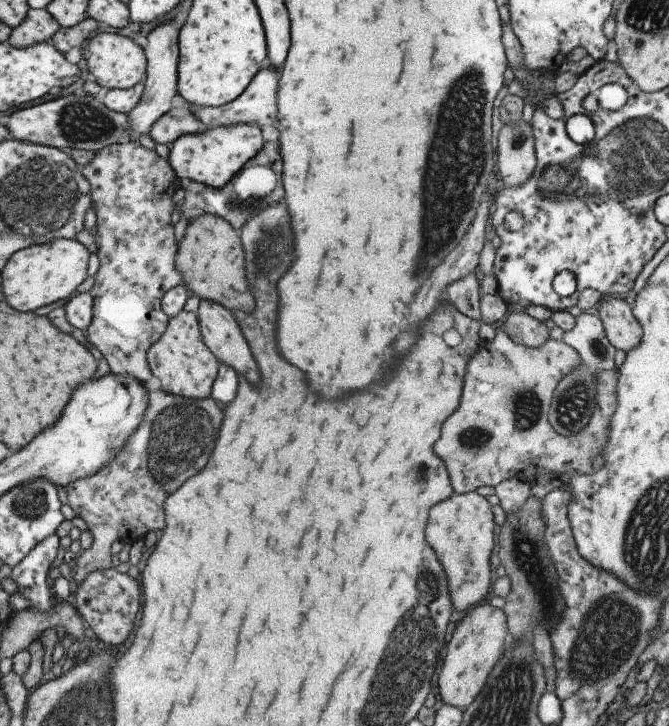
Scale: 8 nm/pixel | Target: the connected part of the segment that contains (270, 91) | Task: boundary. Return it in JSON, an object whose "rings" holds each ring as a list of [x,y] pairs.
{"rings":[[[267,63],[256,73],[256,76],[250,81],[247,89],[230,101],[228,104],[219,107],[196,107],[191,106],[195,115],[207,126],[208,129],[221,126],[234,126],[239,124],[249,124],[260,126],[274,126],[276,116],[278,116],[278,80],[280,72]]]}

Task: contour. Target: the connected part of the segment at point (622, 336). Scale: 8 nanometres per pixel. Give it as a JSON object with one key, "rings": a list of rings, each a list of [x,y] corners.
{"rings":[[[603,294],[594,312],[602,321],[608,342],[616,350],[630,352],[638,346],[638,340],[642,338],[642,328],[624,298]]]}

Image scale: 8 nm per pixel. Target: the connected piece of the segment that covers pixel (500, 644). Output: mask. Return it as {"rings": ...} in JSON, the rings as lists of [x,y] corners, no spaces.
{"rings":[[[477,604],[468,614],[458,618],[452,640],[448,642],[448,654],[444,658],[442,670],[438,676],[438,688],[441,700],[447,705],[465,709],[480,694],[485,686],[486,676],[494,668],[504,652],[507,638],[507,616],[502,609],[490,604]]]}

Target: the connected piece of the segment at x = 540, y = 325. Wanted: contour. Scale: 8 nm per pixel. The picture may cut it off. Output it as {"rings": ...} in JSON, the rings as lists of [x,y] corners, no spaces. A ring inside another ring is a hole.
{"rings":[[[511,313],[503,329],[519,345],[539,347],[549,339],[549,329],[544,321],[524,313]]]}

